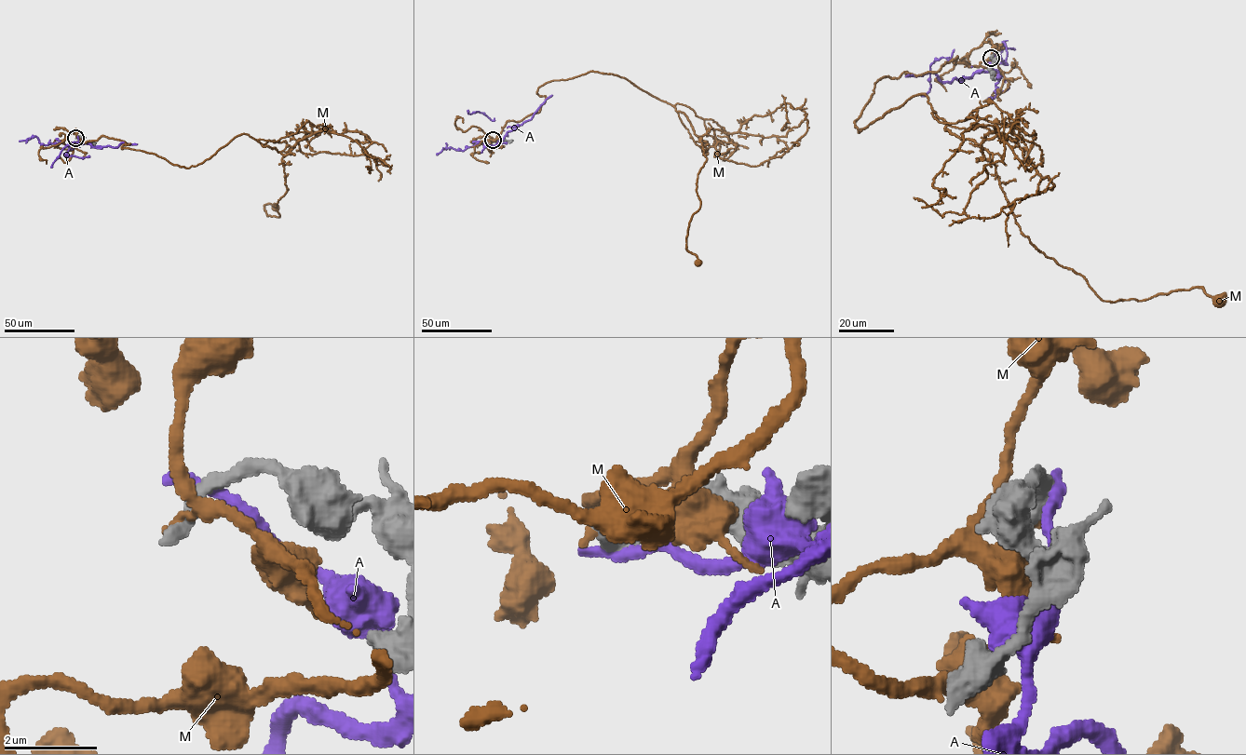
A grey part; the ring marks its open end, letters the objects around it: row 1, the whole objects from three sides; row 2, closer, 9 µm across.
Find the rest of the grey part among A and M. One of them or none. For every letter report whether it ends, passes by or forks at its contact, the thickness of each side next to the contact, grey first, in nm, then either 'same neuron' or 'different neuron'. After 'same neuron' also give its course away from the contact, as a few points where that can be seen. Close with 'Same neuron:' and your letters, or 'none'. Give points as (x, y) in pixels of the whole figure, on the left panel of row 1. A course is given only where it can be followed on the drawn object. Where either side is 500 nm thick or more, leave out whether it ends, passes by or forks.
A: it ends | 280/320 nm | different neuron
M: it passes by | 360/140 nm | different neuron
Same neuron: none

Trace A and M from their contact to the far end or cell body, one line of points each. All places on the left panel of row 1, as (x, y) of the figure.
A: (76, 136), (83, 143), (73, 147), (62, 143), (42, 144), (35, 136), (19, 141)
M: (76, 137), (189, 168), (248, 134), (284, 155), (288, 189), (275, 208)

